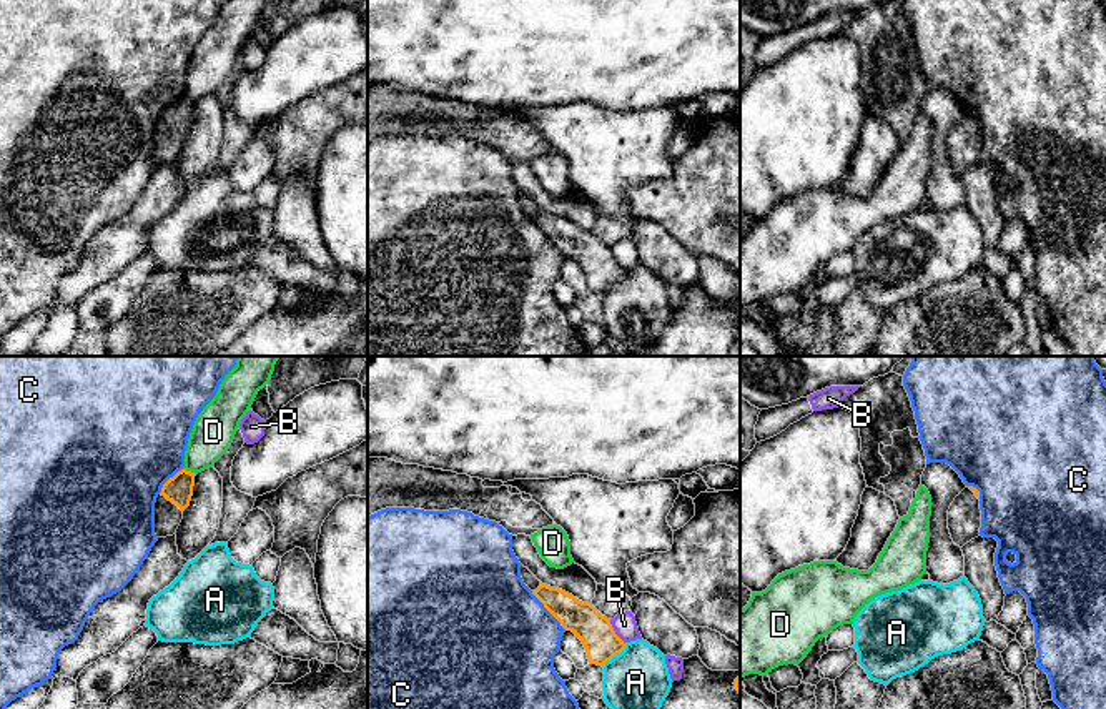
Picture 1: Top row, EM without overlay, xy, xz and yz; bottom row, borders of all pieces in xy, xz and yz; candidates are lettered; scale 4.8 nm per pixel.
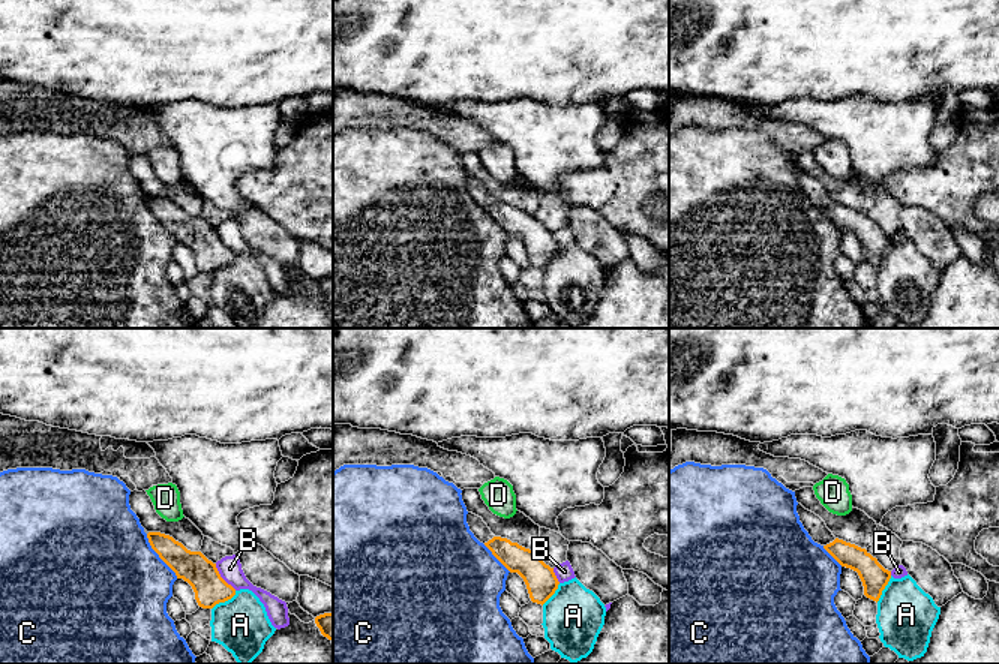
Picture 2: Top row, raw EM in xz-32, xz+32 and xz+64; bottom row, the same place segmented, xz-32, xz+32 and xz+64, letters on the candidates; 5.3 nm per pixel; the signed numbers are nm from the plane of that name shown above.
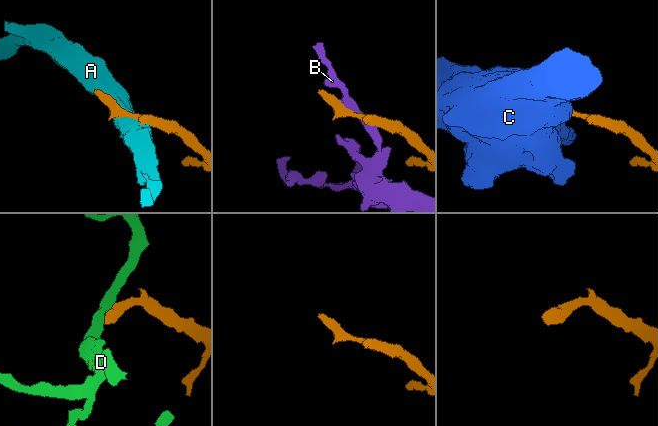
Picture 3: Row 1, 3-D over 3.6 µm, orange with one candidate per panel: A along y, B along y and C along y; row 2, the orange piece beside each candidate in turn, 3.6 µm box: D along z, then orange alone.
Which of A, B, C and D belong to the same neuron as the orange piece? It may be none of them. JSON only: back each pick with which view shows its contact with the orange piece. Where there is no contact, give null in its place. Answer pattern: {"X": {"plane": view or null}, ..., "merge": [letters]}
{"merge": []}

